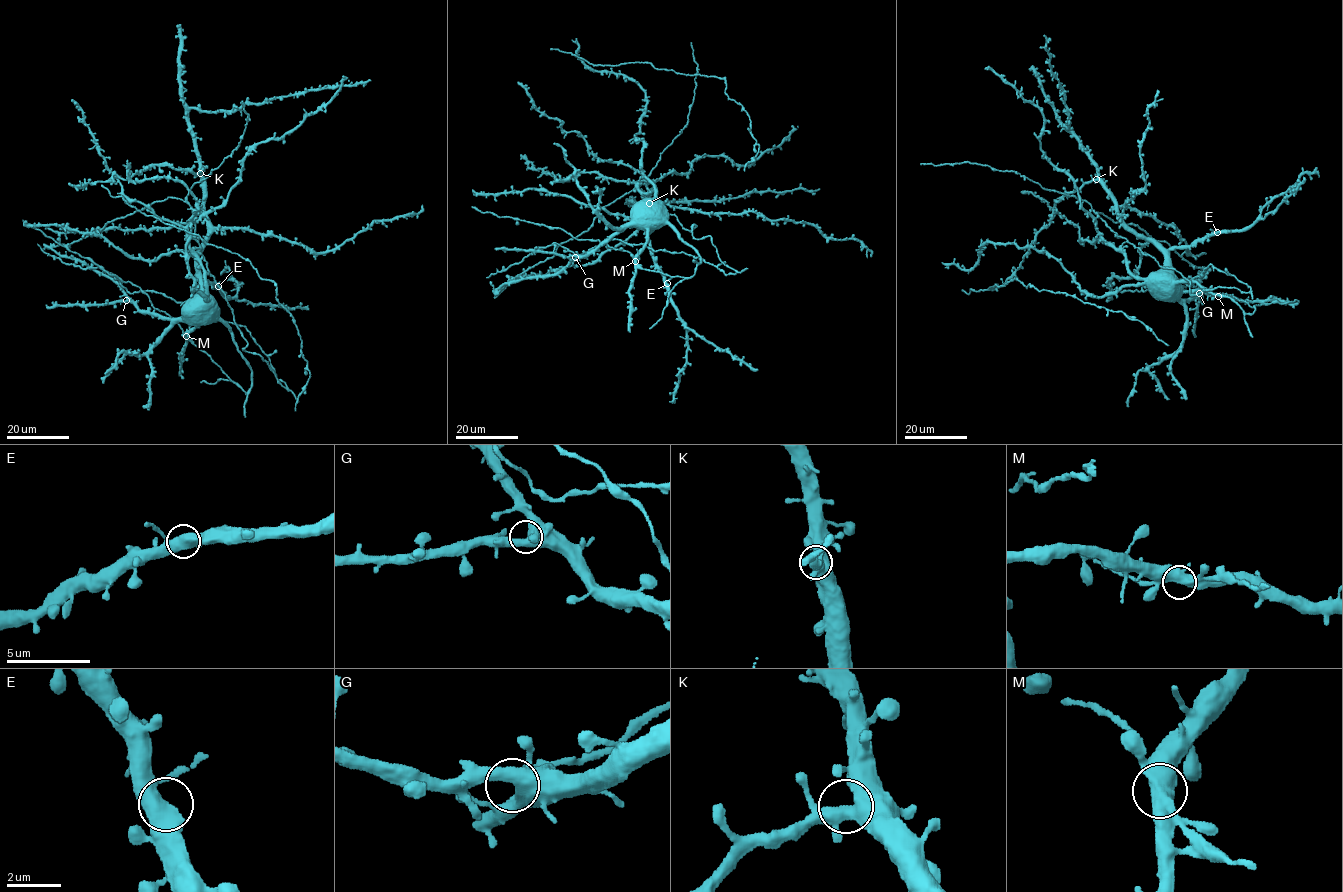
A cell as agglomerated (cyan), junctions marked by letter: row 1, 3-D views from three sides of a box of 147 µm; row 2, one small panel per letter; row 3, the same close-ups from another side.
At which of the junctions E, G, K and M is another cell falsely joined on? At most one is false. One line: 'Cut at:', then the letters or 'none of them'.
Cut at: none of them

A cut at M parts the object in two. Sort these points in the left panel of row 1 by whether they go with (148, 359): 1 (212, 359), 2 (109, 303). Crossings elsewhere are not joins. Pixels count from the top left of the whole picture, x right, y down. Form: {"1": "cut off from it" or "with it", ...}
{"1": "cut off from it", "2": "with it"}

